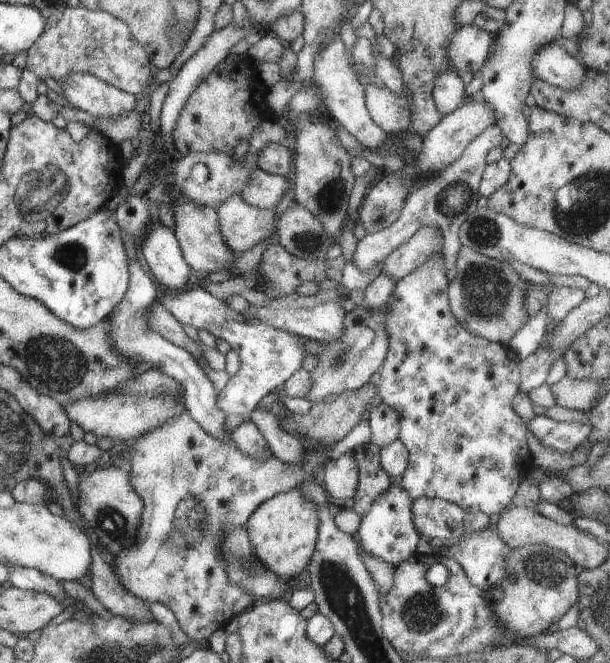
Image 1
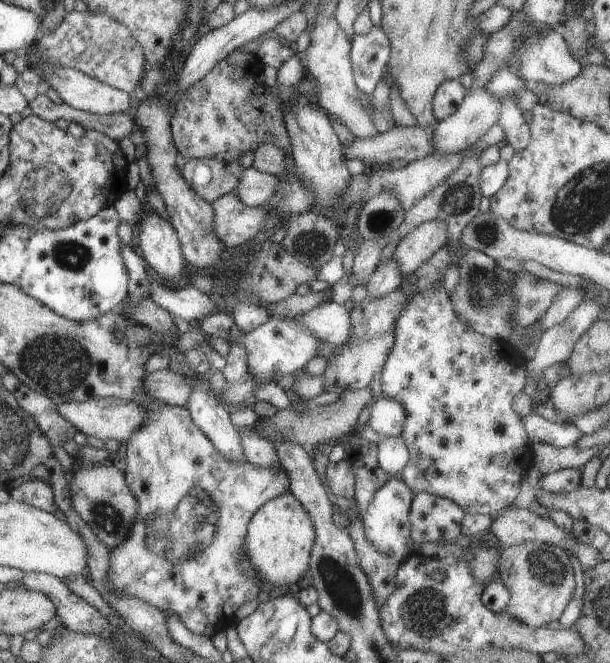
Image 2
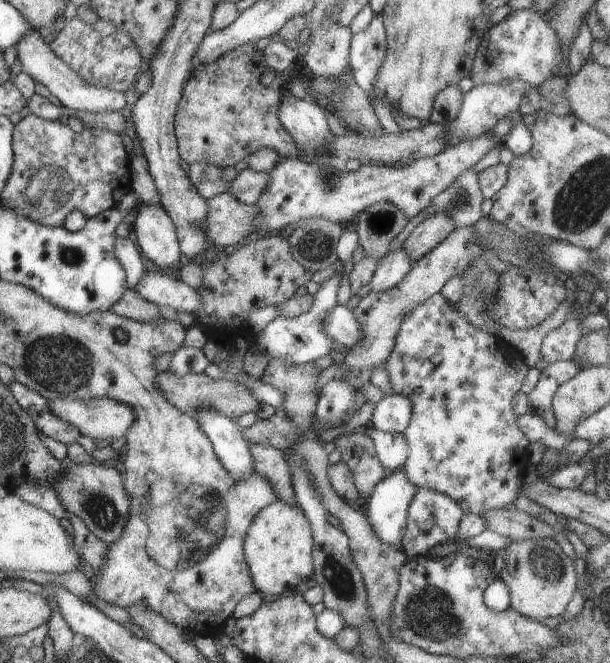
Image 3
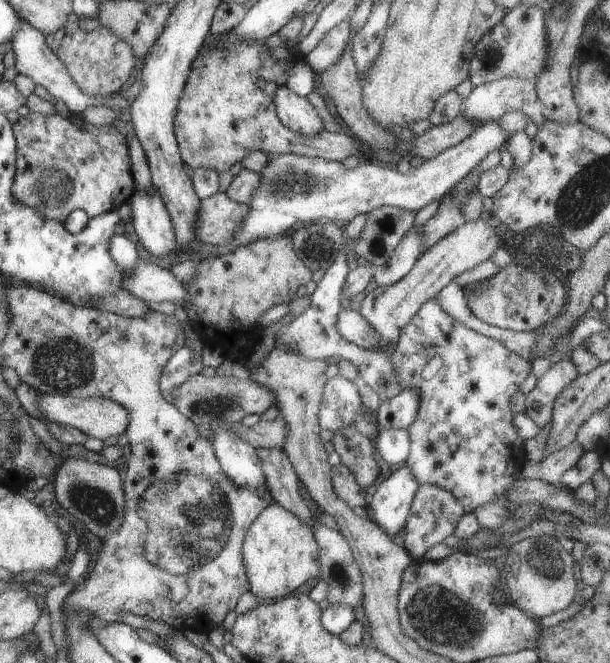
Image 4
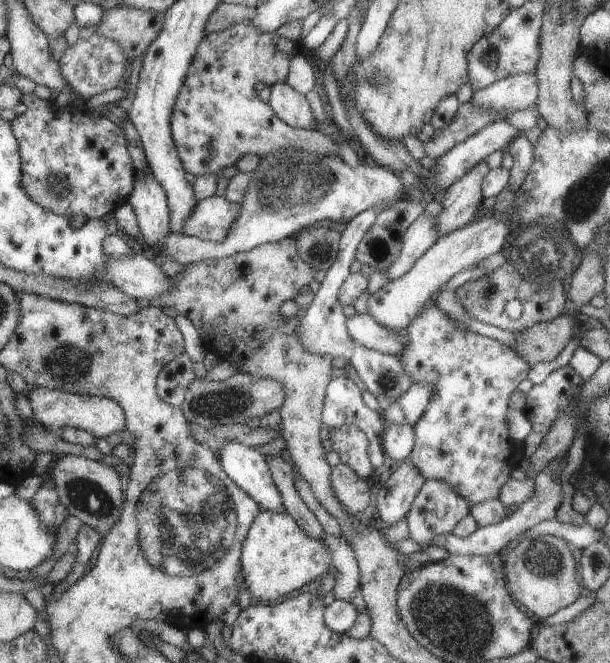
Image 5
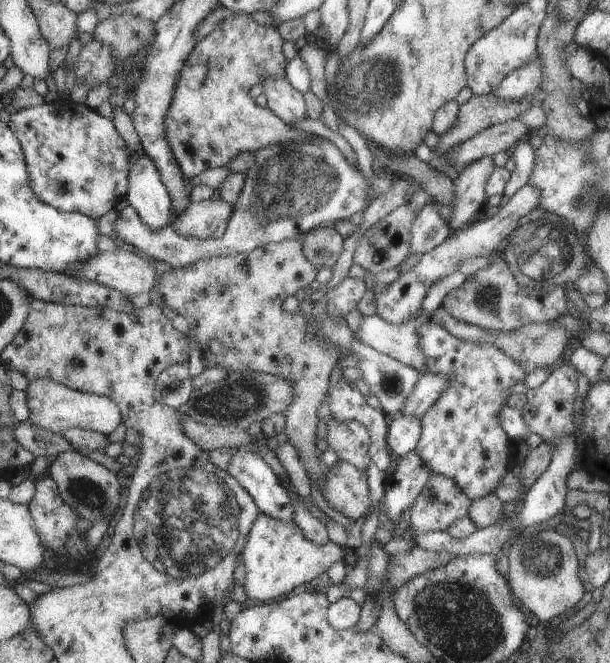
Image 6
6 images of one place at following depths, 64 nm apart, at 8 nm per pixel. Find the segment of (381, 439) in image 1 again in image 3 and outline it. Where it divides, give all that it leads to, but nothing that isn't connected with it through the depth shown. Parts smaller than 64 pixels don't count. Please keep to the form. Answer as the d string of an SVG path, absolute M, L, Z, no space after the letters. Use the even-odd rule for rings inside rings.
M401 394L386 395L375 404L367 427L383 433L399 434L407 427L411 417L409 400Z

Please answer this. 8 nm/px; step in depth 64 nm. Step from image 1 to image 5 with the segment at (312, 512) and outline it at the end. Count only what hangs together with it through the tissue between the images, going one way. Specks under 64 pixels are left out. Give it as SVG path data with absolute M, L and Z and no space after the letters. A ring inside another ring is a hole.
M261 509L245 534L240 551L241 574L254 602L277 602L304 584L324 576L329 550L321 541L309 538L285 512Z

